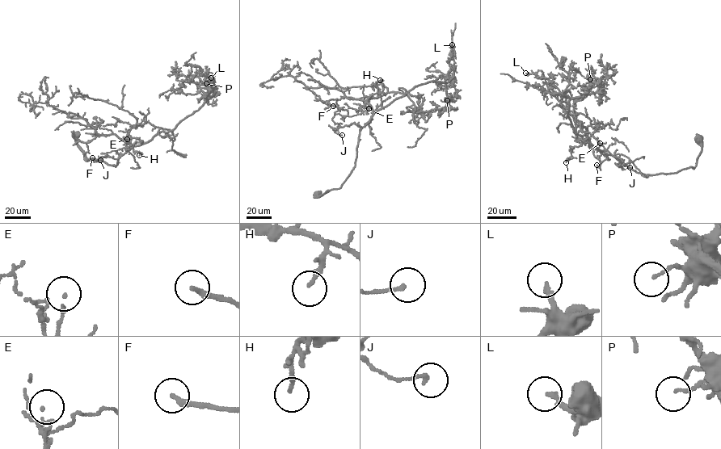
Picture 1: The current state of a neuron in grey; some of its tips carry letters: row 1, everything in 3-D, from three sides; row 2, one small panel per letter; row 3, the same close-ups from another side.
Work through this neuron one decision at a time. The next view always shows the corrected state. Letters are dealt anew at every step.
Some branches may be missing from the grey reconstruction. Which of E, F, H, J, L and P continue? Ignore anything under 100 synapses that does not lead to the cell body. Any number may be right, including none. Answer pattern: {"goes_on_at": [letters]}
{"goes_on_at": []}

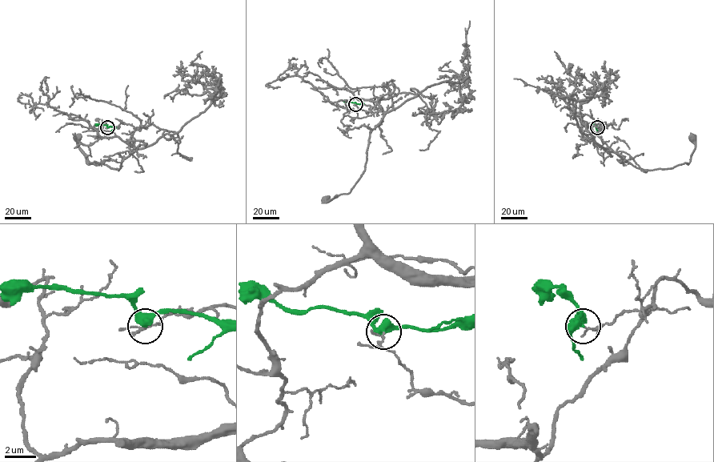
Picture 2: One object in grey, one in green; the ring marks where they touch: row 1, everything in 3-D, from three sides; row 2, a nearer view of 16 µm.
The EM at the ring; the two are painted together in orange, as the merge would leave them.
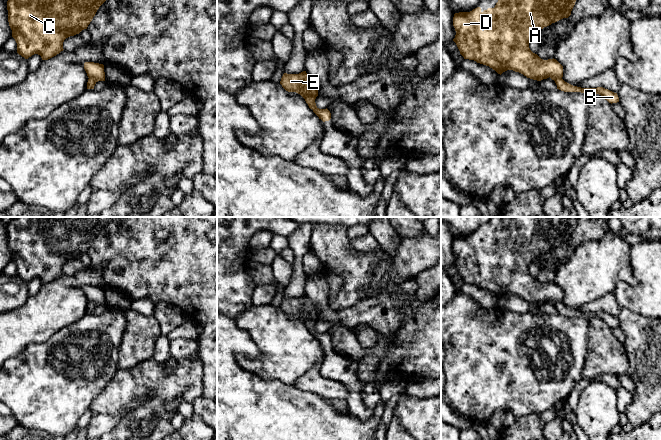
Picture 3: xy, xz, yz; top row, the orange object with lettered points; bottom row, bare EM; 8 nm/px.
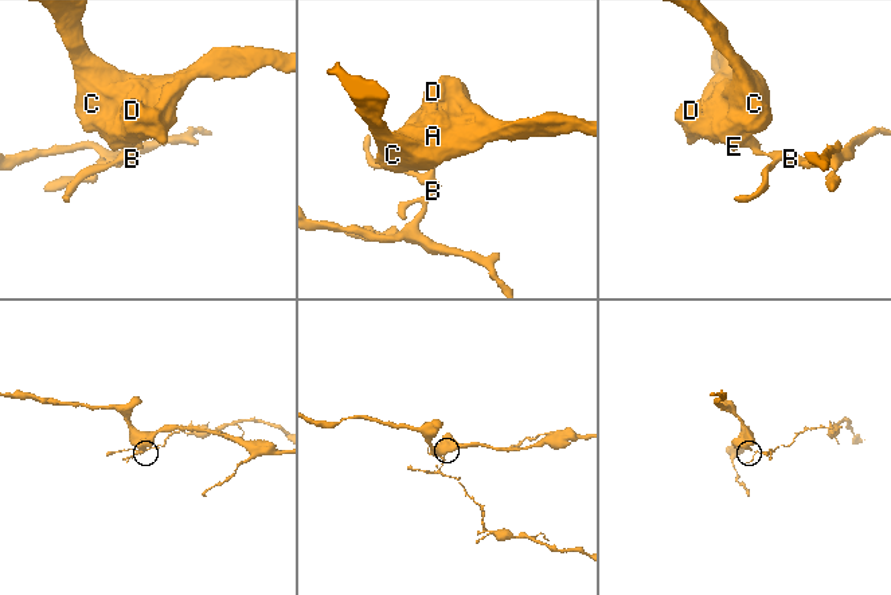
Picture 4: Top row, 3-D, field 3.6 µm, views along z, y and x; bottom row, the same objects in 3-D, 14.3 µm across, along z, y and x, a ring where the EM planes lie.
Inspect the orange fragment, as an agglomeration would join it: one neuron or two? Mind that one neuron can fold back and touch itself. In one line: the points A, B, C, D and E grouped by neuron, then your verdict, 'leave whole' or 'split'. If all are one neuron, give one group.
A C D E / B | split

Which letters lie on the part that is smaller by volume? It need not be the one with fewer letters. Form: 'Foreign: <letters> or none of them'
Foreign: B

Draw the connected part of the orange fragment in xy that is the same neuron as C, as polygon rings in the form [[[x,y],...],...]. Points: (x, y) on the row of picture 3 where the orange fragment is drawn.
[[[8,0],[8,22],[12,30],[12,37],[17,43],[17,53],[28,59],[34,54],[48,60],[63,51],[63,42],[66,38],[79,34],[87,29],[99,7],[106,0]]]

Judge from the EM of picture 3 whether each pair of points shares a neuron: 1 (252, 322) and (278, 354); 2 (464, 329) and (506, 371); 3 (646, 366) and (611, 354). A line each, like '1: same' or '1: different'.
1: same
2: same
3: different

